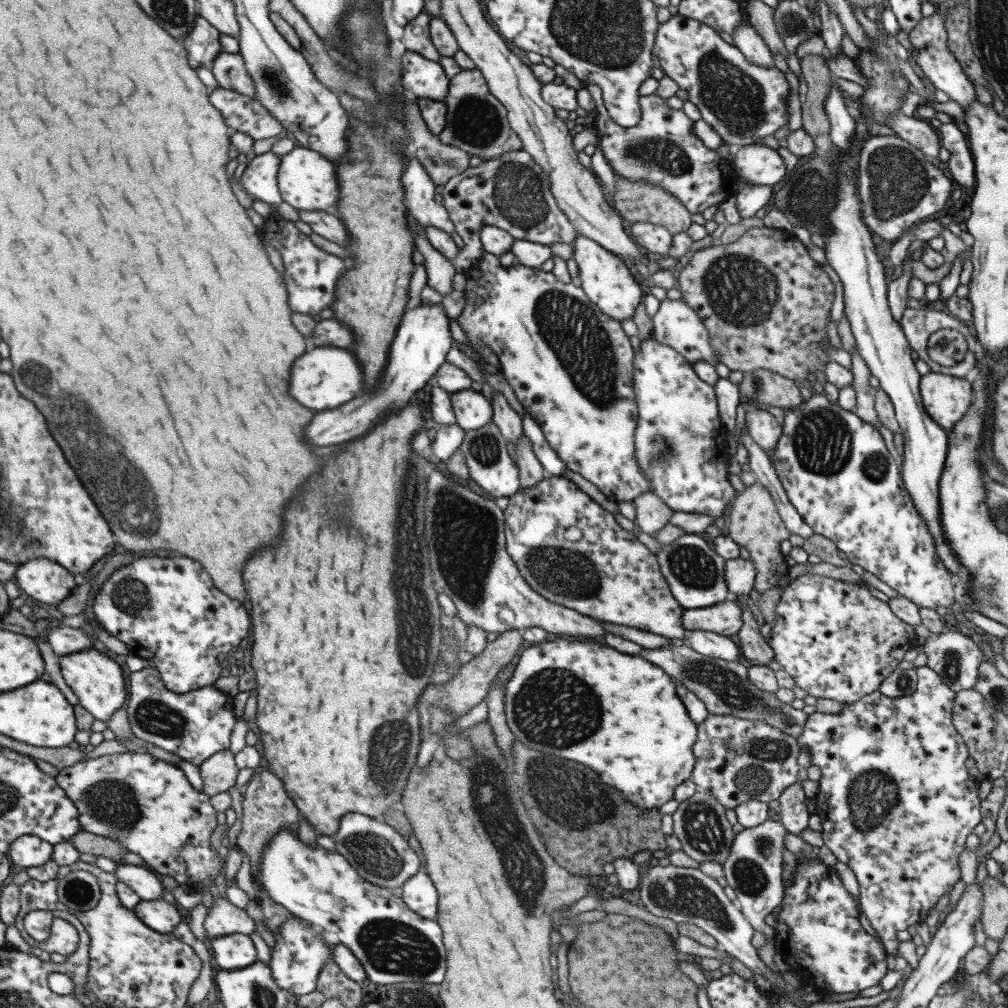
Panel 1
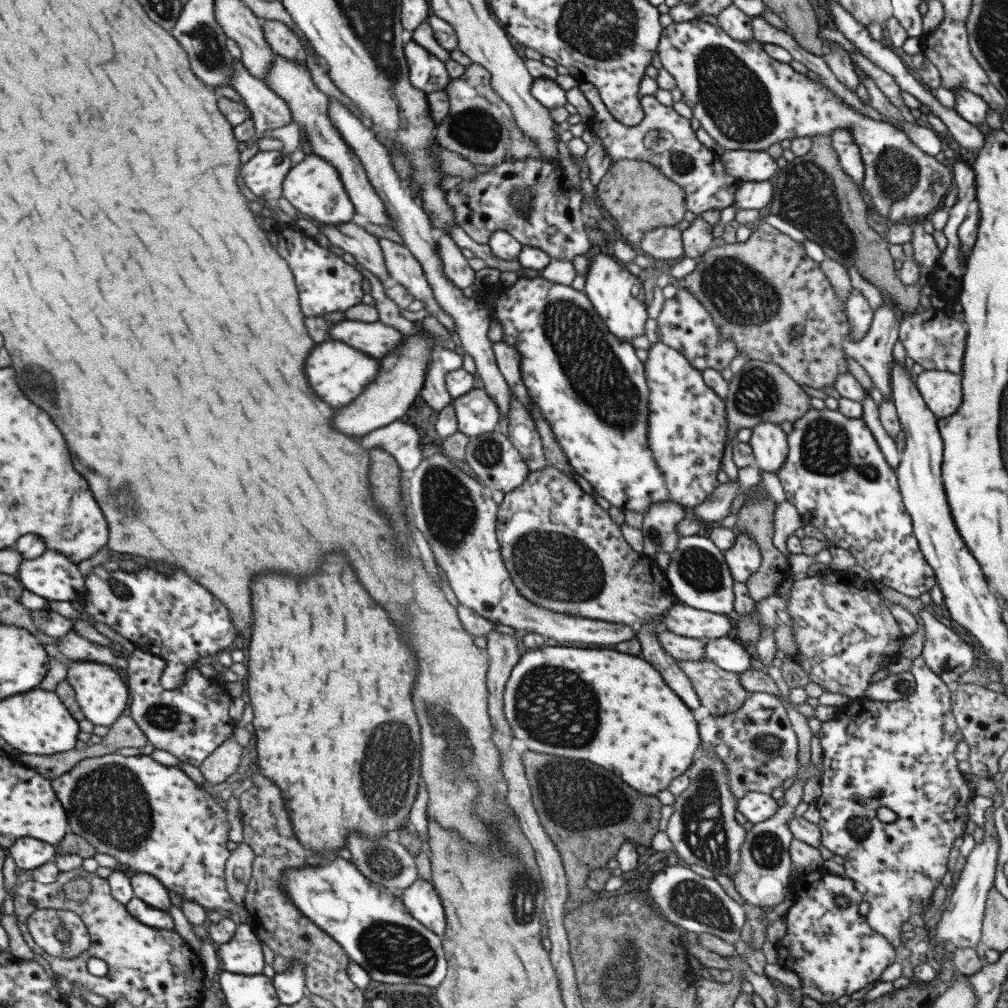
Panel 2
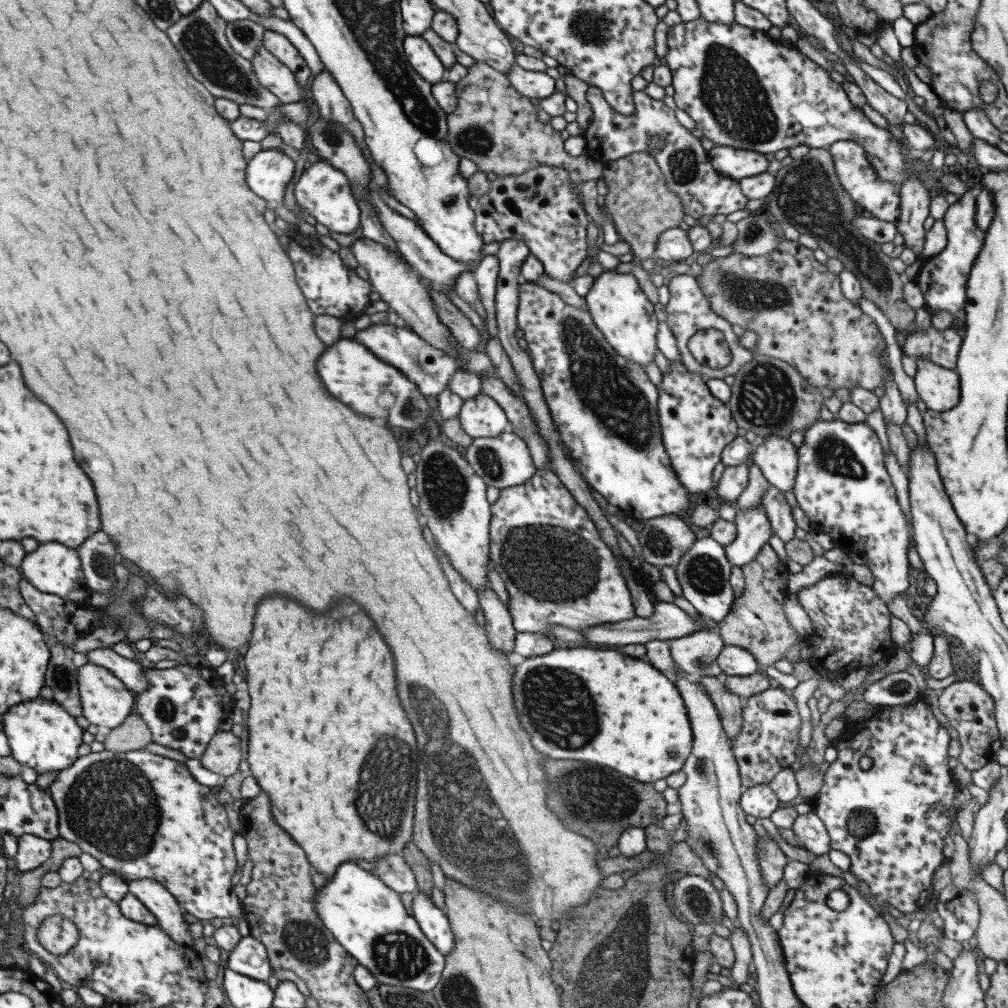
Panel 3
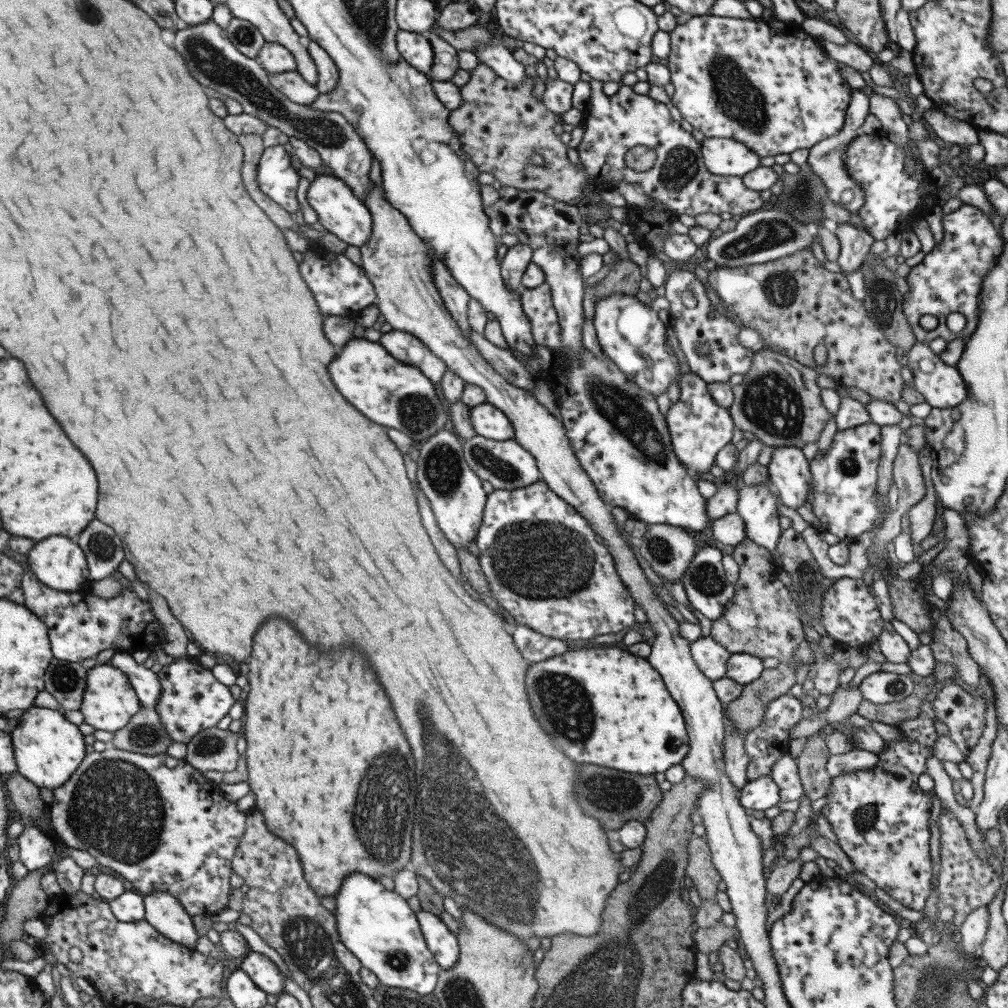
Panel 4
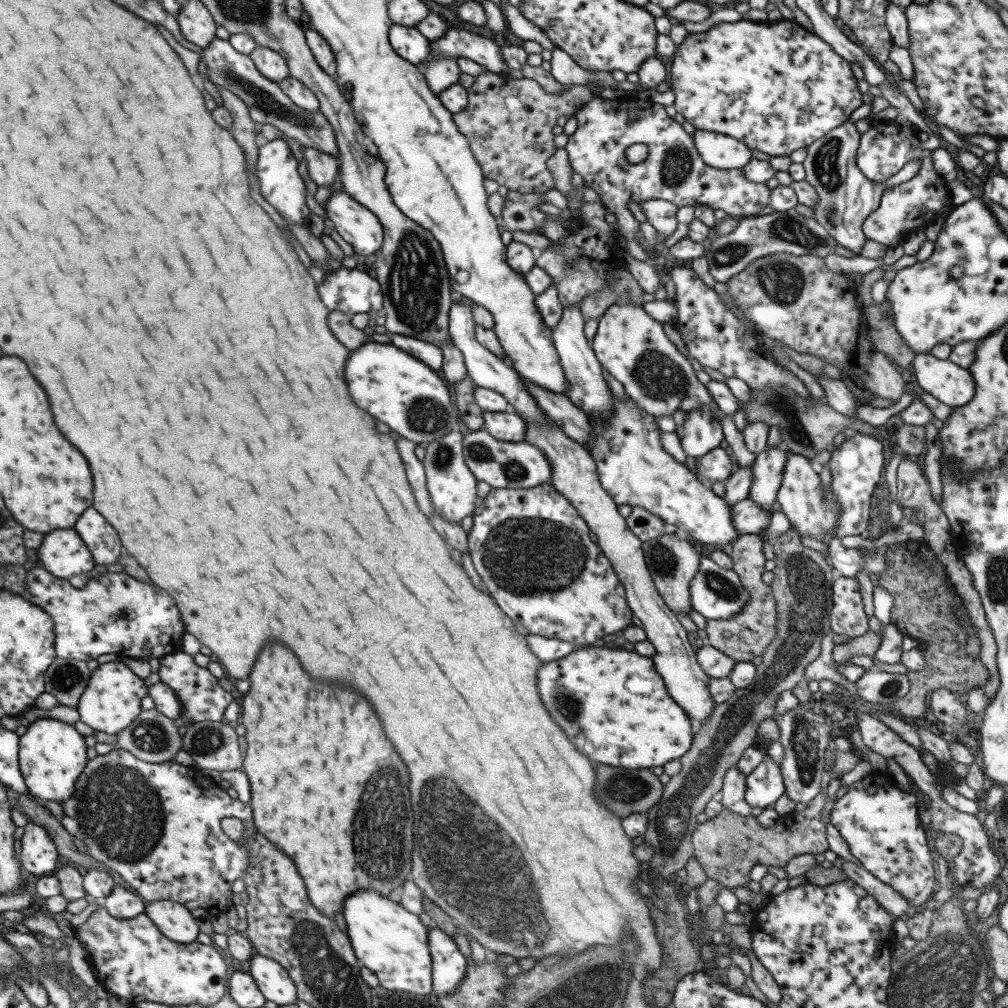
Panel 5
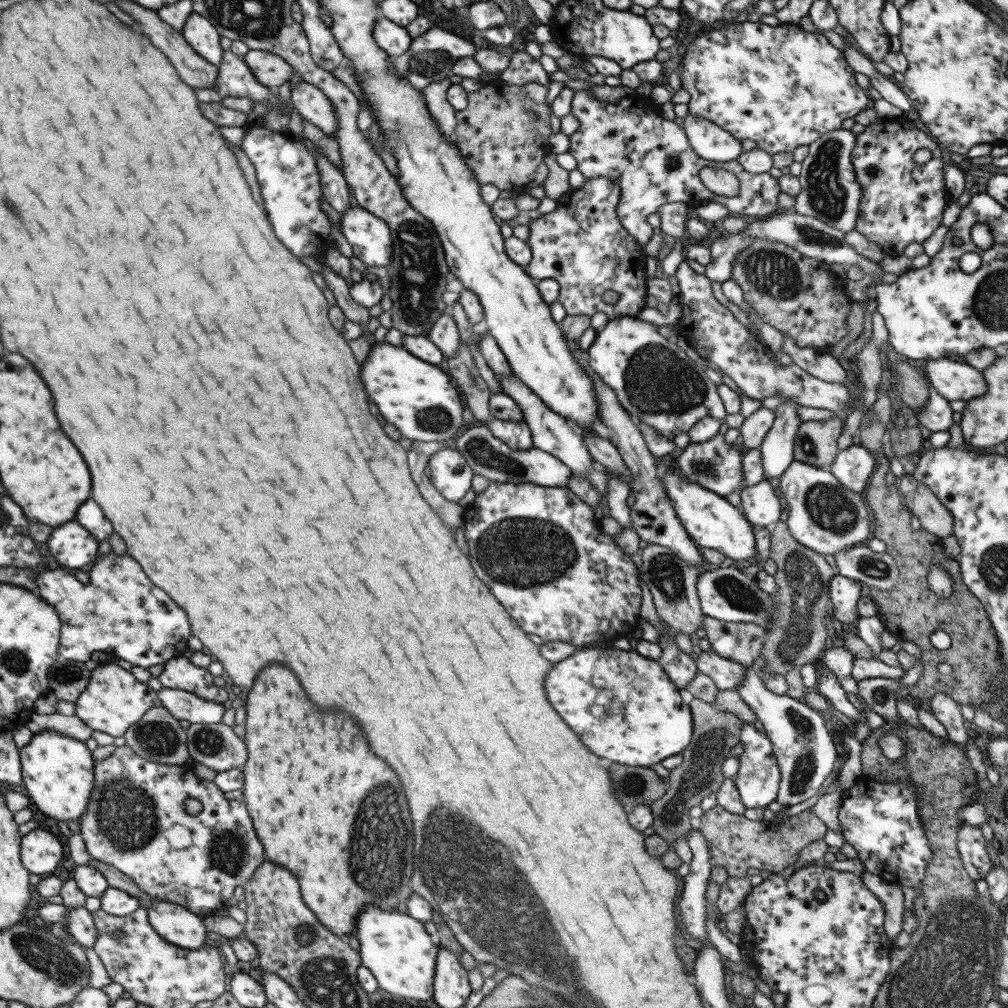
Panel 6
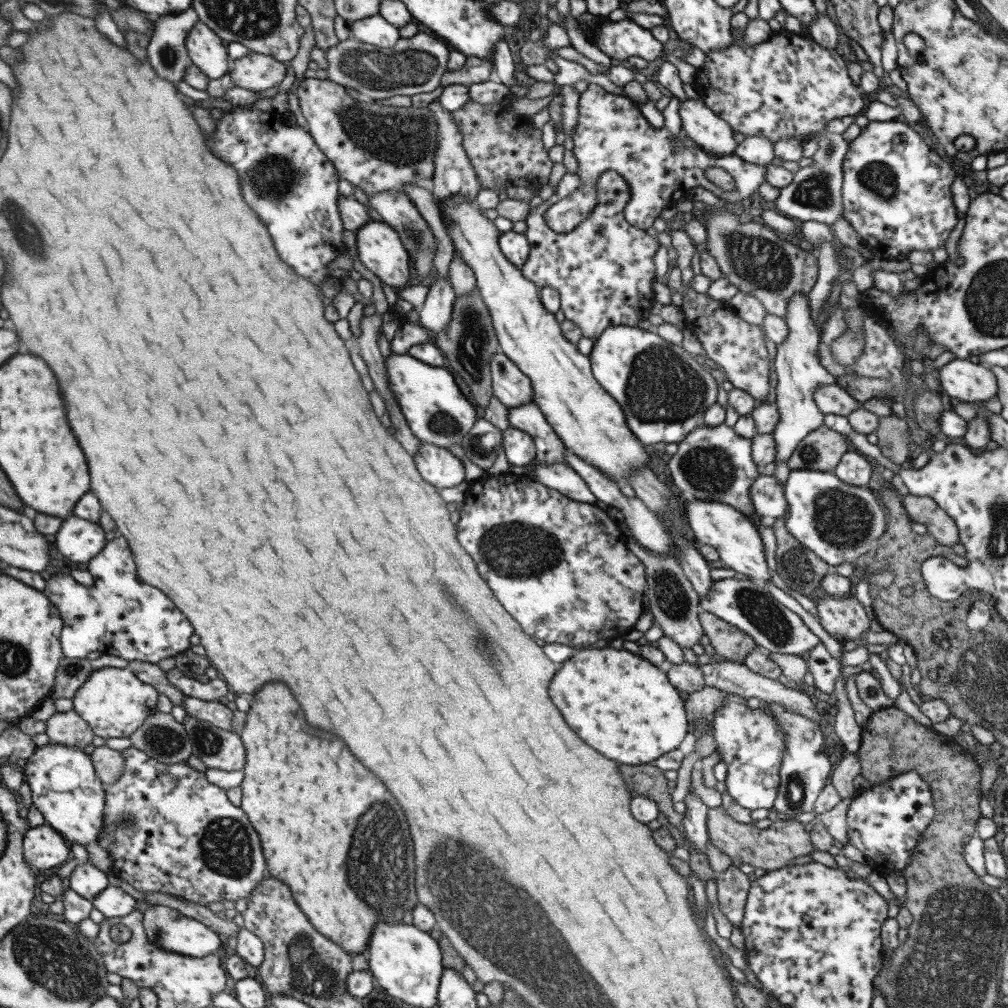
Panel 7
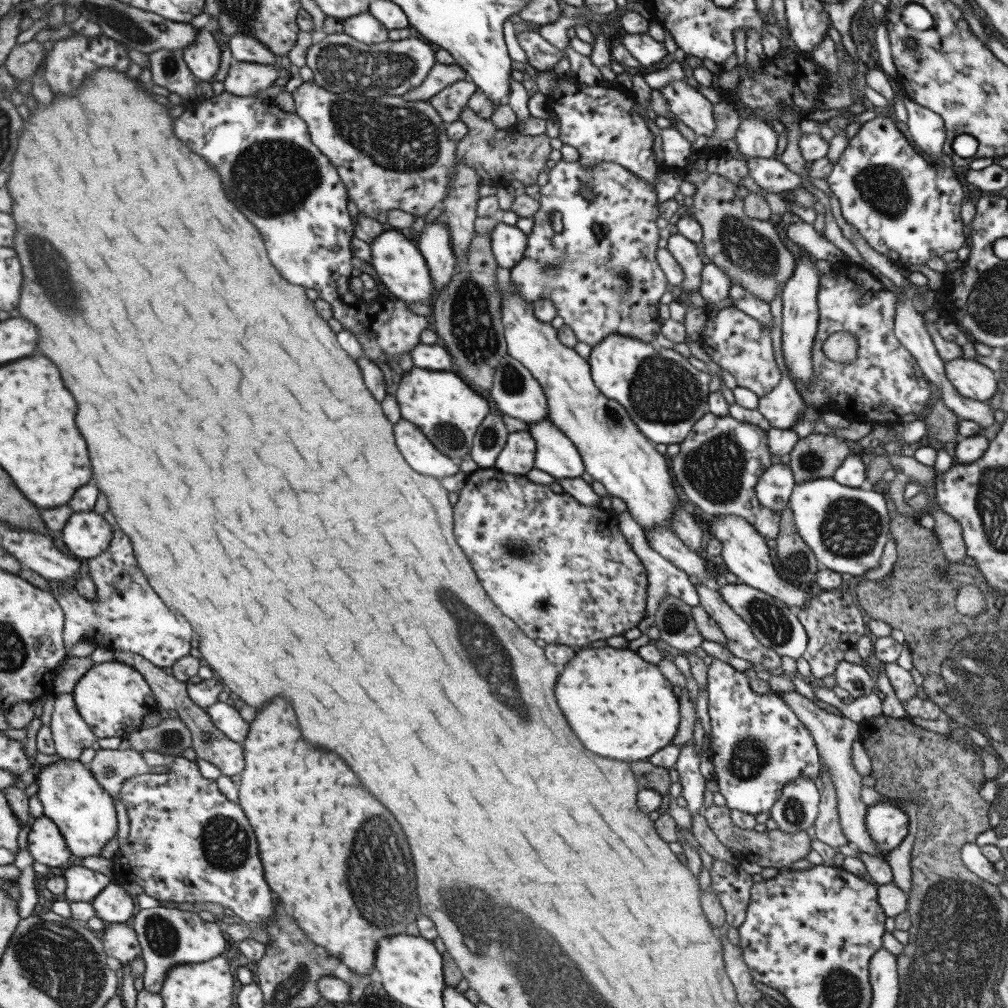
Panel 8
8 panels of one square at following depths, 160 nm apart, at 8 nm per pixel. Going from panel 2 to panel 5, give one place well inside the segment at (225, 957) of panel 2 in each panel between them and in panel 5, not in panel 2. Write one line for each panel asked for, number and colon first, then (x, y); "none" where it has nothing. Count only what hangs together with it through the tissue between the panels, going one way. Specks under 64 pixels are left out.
3: (248, 957)
4: (261, 971)
5: (270, 978)

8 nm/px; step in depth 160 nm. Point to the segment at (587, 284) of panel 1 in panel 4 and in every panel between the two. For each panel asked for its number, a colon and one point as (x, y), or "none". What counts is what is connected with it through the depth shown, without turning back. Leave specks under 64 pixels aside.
2: (616, 295)
3: (618, 308)
4: (629, 332)

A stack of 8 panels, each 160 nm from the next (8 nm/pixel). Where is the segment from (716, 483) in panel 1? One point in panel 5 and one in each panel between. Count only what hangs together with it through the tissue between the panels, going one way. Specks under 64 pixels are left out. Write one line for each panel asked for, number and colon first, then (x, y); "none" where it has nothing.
2: (686, 433)
3: (695, 427)
4: (698, 428)
5: (700, 433)

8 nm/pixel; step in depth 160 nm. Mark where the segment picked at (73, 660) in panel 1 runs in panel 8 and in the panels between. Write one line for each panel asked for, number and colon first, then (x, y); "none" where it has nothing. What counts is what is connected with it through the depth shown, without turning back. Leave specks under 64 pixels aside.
2: (98, 690)
3: (105, 701)
4: (108, 701)
5: (110, 701)
6: (111, 702)
7: (113, 702)
8: (112, 698)

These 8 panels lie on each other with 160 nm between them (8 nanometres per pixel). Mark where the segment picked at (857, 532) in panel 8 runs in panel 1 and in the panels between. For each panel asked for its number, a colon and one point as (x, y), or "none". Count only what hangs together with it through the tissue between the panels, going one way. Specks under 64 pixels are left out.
1: (764, 430)
2: (768, 443)
3: (776, 458)
4: (788, 473)
5: (813, 512)
6: (824, 516)
7: (837, 522)

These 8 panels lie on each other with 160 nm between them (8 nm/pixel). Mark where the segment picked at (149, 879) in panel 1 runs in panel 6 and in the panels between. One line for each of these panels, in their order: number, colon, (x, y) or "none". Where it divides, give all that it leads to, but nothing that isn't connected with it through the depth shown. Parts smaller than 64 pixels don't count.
2: (145, 887)
3: (161, 904)
4: (162, 911)
5: (172, 920)
6: (173, 923)

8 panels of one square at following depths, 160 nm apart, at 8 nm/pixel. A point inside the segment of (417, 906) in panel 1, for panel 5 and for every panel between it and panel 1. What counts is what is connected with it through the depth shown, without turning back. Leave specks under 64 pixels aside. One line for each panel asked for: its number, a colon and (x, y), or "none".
2: (419, 899)
3: (433, 923)
4: (439, 940)
5: (448, 966)

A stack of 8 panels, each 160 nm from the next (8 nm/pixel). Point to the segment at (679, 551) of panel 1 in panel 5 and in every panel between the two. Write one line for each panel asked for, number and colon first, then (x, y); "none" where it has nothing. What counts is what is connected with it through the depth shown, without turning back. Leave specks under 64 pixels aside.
2: (698, 576)
3: (702, 572)
4: (706, 589)
5: (716, 593)

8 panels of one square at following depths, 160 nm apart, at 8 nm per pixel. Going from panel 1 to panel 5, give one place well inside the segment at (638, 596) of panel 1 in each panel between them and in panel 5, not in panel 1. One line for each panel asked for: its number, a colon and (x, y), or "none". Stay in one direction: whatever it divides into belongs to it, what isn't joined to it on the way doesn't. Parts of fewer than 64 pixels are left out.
2: (562, 551)
3: (556, 568)
4: (540, 557)
5: (532, 551)

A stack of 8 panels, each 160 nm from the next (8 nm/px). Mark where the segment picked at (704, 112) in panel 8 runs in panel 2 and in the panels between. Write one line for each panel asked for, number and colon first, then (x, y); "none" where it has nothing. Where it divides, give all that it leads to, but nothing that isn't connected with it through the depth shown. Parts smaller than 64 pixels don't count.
2: (744, 165)
3: (728, 162)
4: (724, 157)
5: (721, 152)
6: (709, 142)
7: (712, 135)

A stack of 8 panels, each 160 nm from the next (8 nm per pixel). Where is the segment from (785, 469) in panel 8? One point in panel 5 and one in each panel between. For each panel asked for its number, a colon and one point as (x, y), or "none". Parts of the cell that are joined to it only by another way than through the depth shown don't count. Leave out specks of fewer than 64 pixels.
5: (747, 517)
6: (760, 507)
7: (765, 495)

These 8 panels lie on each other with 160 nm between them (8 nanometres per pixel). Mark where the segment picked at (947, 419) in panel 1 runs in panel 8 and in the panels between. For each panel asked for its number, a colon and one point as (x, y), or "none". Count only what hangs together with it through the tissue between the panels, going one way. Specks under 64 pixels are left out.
2: (940, 391)
3: (938, 388)
4: (941, 386)
5: (953, 386)
6: (952, 381)
7: (969, 383)
8: (972, 380)

